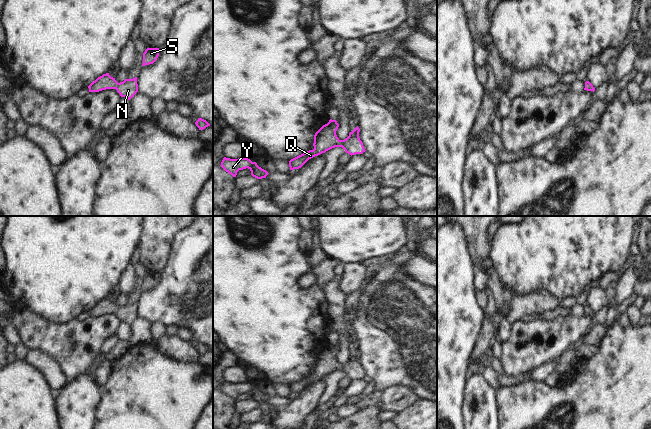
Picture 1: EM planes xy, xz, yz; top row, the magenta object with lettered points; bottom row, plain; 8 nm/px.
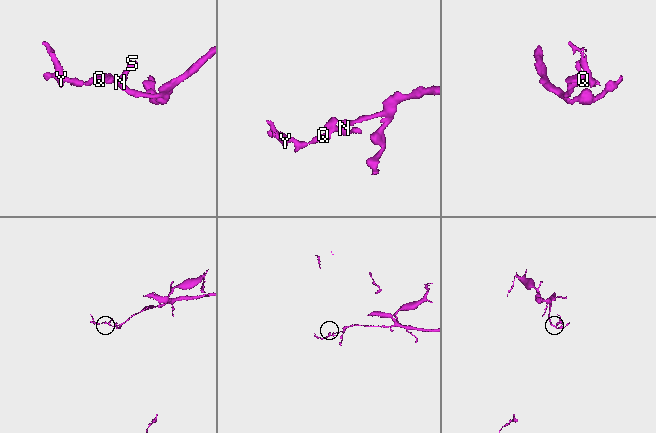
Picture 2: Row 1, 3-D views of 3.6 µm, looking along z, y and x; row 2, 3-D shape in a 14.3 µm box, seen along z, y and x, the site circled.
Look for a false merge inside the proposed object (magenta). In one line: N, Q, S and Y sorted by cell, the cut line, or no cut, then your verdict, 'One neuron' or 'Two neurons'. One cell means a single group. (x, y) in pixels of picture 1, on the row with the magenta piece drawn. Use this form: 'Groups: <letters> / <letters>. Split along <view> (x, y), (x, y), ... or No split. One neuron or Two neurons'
Groups: N Q S Y. No split. One neuron

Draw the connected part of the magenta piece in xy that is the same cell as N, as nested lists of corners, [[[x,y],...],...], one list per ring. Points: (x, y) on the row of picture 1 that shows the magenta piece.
[[[109,73],[103,74],[93,81],[89,86],[89,92],[99,92],[106,89],[116,89],[121,97],[130,100],[138,92],[137,77],[125,79],[118,83]]]

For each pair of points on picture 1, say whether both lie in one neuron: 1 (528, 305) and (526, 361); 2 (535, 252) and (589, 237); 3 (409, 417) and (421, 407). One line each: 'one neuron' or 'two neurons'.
1: two neurons
2: one neuron
3: one neuron

